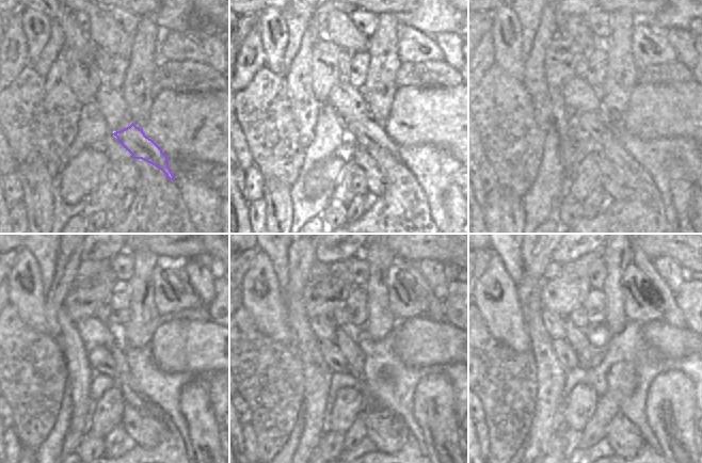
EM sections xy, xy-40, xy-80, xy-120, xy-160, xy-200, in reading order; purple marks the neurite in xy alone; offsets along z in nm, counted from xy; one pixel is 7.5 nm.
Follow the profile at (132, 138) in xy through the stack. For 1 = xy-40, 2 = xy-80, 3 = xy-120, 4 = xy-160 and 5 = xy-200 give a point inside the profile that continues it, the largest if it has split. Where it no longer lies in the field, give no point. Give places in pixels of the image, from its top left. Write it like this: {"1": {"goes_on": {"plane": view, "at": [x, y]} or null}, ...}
{"1": {"goes_on": {"plane": "xy-40", "at": [369, 134]}}, "2": {"goes_on": {"plane": "xy-80", "at": [592, 124]}}, "3": {"goes_on": {"plane": "xy-120", "at": [100, 360]}}, "4": {"goes_on": {"plane": "xy-160", "at": [334, 358]}}, "5": {"goes_on": {"plane": "xy-200", "at": [567, 356]}}}

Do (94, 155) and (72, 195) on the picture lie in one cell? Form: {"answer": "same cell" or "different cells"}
{"answer": "same cell"}

